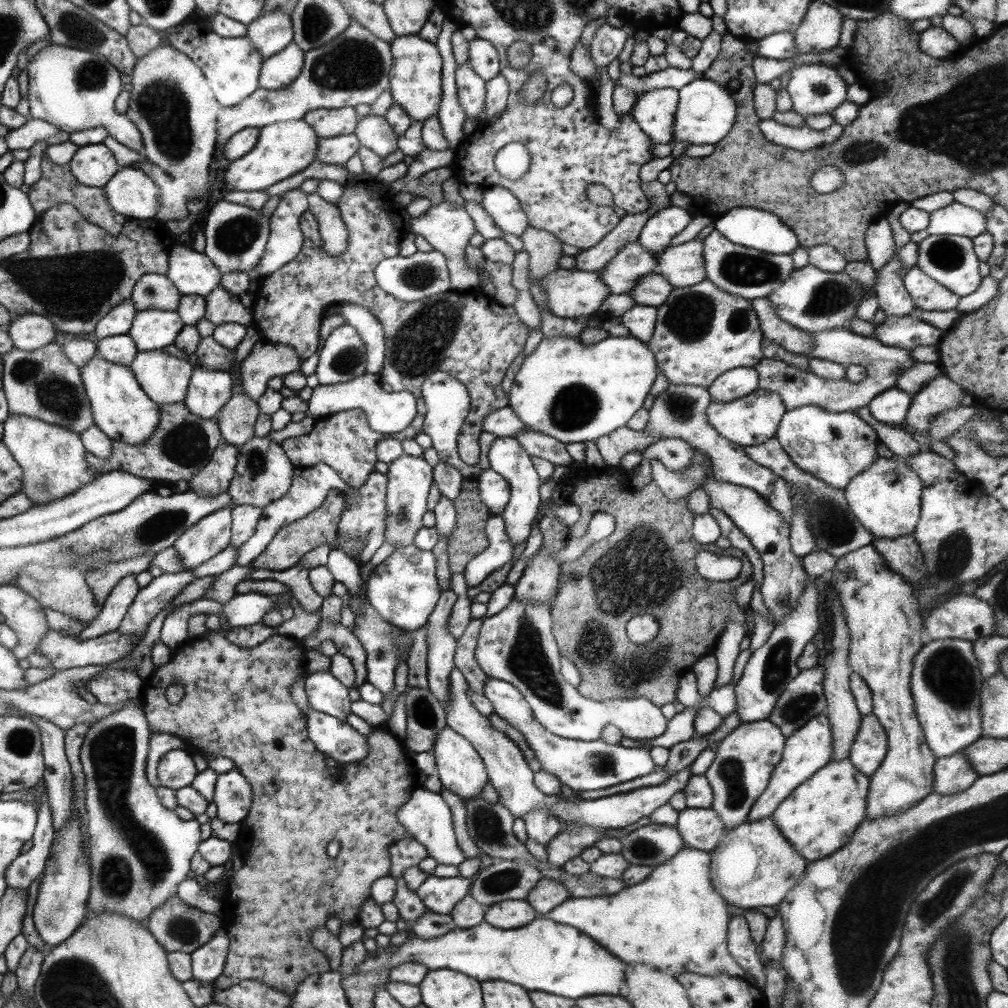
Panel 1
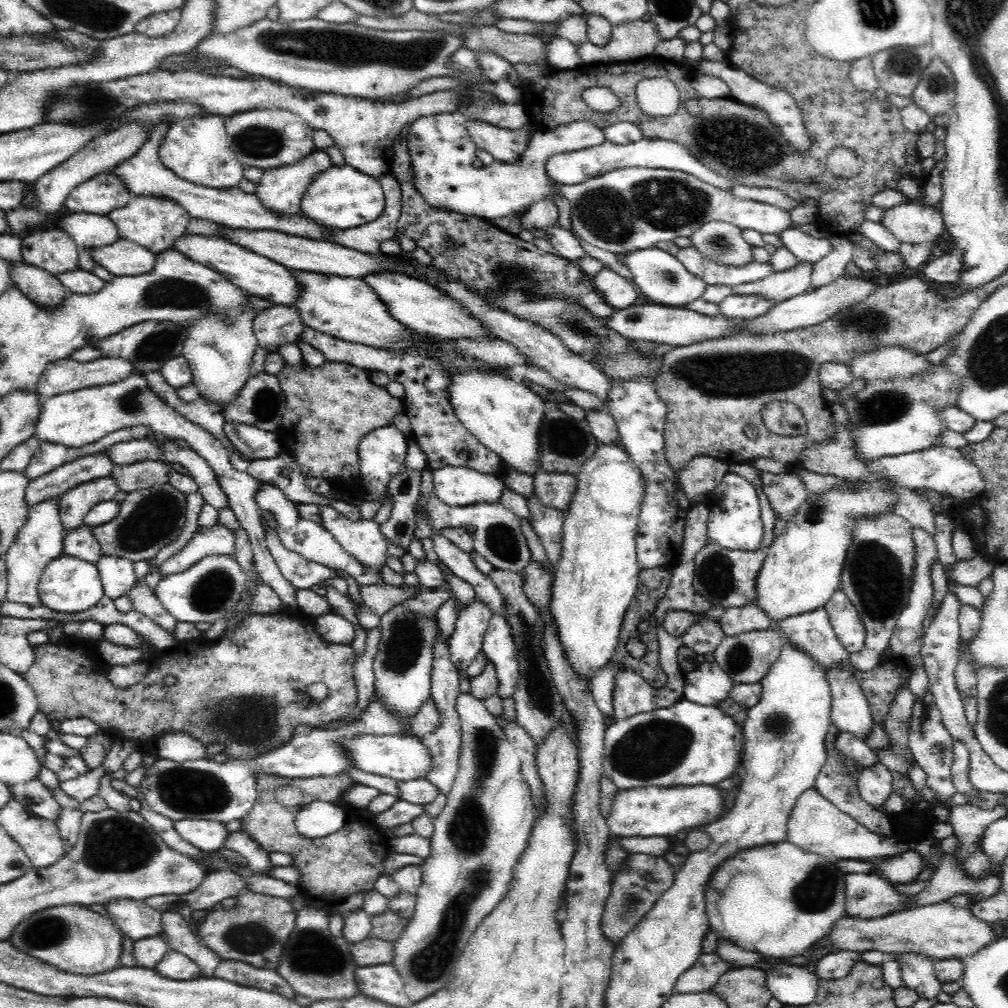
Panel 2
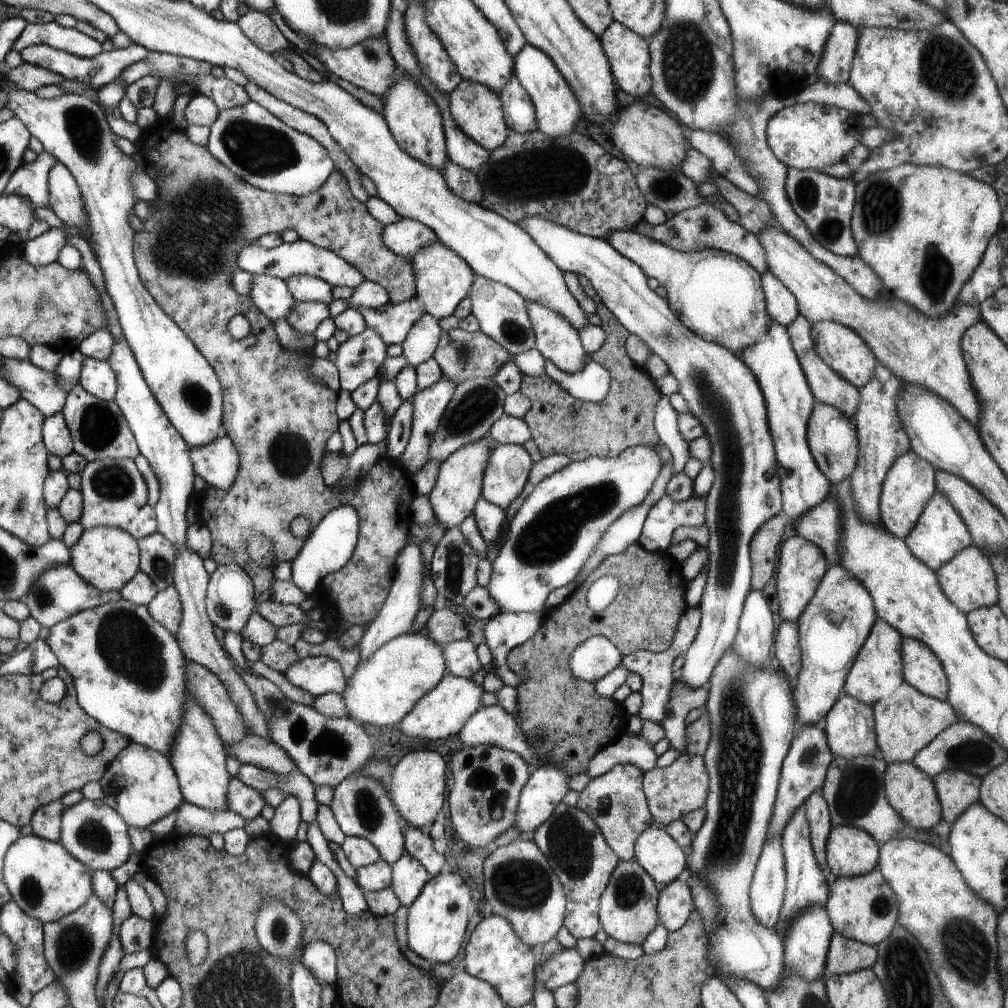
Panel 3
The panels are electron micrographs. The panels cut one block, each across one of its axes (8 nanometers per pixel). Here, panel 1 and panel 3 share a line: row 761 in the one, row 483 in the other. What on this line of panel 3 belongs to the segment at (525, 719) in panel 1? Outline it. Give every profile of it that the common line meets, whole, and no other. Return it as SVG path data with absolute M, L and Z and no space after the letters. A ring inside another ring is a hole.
M661 444L655 446L633 446L621 452L615 458L585 458L581 462L569 462L559 472L543 478L535 484L535 488L529 492L529 496L521 502L521 508L517 508L515 516L509 520L505 532L501 534L497 556L491 560L491 580L485 586L491 600L497 604L499 614L505 612L541 612L545 610L545 598L551 590L565 586L575 580L579 568L583 562L591 556L595 550L595 544L599 542L601 534L607 530L607 526L619 518L625 510L635 508L643 502L649 488L653 486L661 460L659 450Z

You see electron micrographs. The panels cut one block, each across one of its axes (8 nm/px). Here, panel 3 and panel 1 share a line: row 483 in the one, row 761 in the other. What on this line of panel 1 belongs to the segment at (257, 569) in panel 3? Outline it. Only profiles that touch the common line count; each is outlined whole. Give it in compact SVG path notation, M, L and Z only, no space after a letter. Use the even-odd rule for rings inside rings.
M205 632L201 636L201 640L187 640L185 646L179 646L173 654L171 654L171 660L163 666L157 666L155 672L151 676L145 676L145 692L141 696L143 700L143 710L147 714L147 720L149 720L149 726L151 726L151 732L165 732L165 734L171 734L171 736L177 736L181 738L189 748L193 748L195 752L215 752L215 754L221 754L229 760L233 760L235 764L235 770L241 772L241 776L245 776L245 780L249 782L249 786L253 788L253 806L249 808L249 816L245 818L245 822L241 822L241 832L239 832L239 840L235 842L235 846L239 848L239 856L243 858L243 866L233 872L233 876L229 876L227 880L227 890L229 894L225 896L225 904L227 906L237 906L239 910L239 916L229 916L229 912L223 916L223 924L225 924L225 930L227 930L227 936L229 936L229 956L227 956L227 962L225 962L225 970L223 974L211 984L215 990L227 990L239 982L259 982L263 986L269 986L271 990L275 992L283 992L287 996L293 996L297 992L297 986L309 978L311 974L325 974L325 972L331 972L331 966L329 962L325 960L325 956L321 952L317 952L317 948L313 948L313 944L309 944L309 936L315 928L319 926L325 926L325 922L329 922L329 916L335 912L339 914L337 918L341 920L341 926L343 924L349 924L353 920L359 918L359 912L361 912L361 906L367 898L371 898L371 888L373 888L373 882L377 882L377 878L385 878L385 876L391 876L391 860L389 860L389 846L393 846L393 842L397 840L403 840L403 838L409 838L409 832L397 824L397 808L403 806L405 802L409 802L409 794L411 790L415 790L415 772L411 770L411 764L407 760L407 756L403 754L401 746L397 744L397 740L385 732L381 732L381 728L375 728L369 736L367 736L367 746L369 746L369 752L365 756L365 760L359 760L357 764L353 764L353 768L345 768L343 774L337 776L337 780L329 774L327 766L325 766L325 754L319 752L313 742L309 740L309 732L307 732L307 718L305 714L301 712L301 708L293 702L291 698L291 688L293 684L307 676L307 670L305 670L305 648L301 642L293 640L293 638L285 638L285 636L277 636L277 634L271 634L265 642L253 646L253 648L237 648L233 644L229 644L221 634L215 634L215 632ZM171 684L181 684L183 690L185 690L185 696L181 698L179 704L169 704L165 700L165 688L171 686ZM331 840L337 840L341 844L341 850L339 850L339 856L335 860L327 858L325 854L325 846L331 842Z

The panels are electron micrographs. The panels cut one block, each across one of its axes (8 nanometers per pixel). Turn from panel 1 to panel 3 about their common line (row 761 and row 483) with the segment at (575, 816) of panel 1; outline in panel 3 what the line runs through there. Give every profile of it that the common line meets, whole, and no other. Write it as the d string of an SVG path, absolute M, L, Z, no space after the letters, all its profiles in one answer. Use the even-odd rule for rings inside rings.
M495 442L483 470L481 500L505 510L507 504L523 490L531 466L533 460L523 446Z

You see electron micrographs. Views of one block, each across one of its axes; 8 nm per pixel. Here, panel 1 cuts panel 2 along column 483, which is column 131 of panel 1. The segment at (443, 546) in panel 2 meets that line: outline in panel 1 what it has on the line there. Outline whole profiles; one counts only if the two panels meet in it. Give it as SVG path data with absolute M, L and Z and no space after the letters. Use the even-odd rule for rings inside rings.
M127 574L125 578L121 578L121 582L105 598L105 604L101 606L101 612L97 614L97 618L85 626L85 630L77 636L77 640L93 640L103 634L115 632L139 590L141 588L137 584L135 574Z

